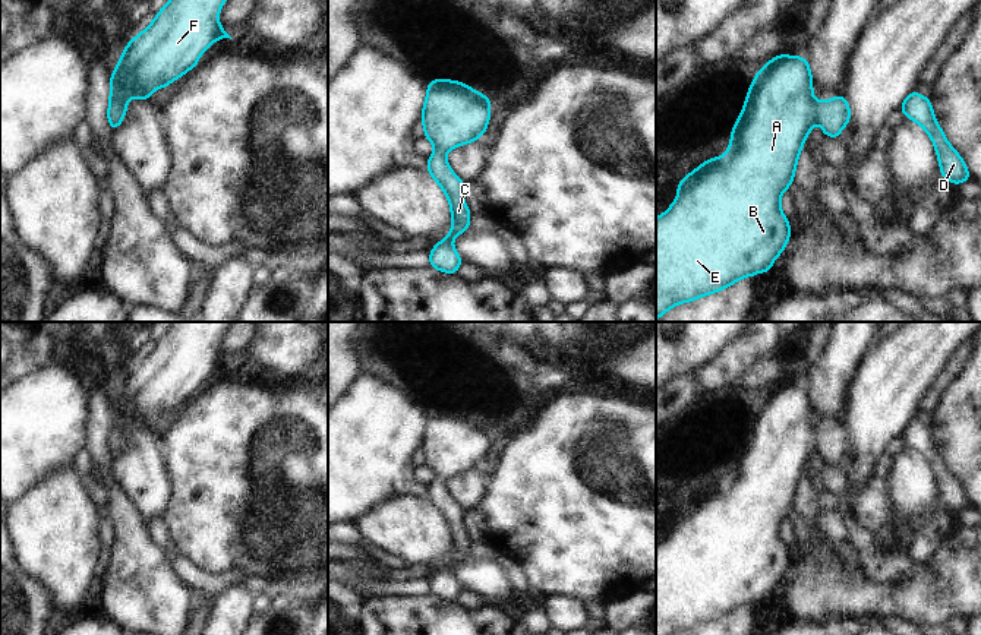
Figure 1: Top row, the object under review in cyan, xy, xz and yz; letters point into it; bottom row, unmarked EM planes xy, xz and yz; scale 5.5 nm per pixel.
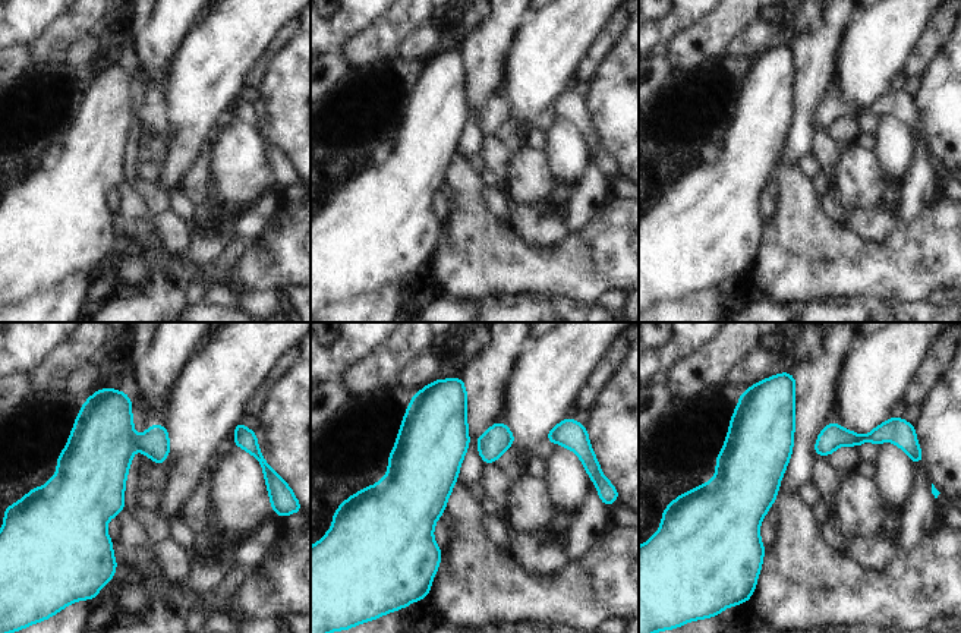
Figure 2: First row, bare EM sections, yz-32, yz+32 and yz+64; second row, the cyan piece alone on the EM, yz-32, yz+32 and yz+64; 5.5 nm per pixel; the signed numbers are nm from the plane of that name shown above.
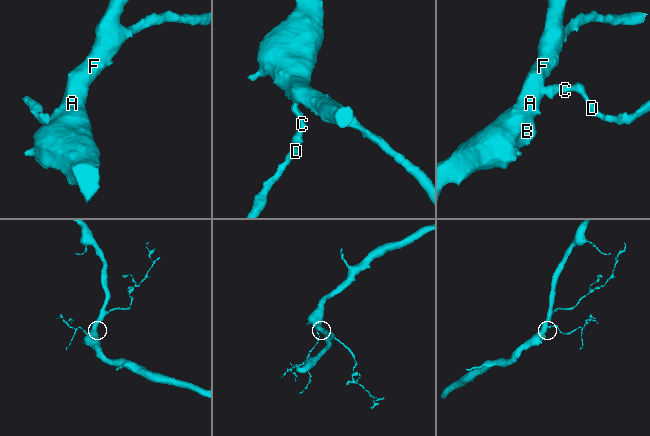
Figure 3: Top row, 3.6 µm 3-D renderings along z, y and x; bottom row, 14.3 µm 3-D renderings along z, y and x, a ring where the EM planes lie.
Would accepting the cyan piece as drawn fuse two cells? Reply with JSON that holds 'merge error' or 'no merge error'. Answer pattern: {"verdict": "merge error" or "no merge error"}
{"verdict": "no merge error"}

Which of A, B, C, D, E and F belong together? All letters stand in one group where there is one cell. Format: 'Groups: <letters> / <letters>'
Groups: A B C D E F.

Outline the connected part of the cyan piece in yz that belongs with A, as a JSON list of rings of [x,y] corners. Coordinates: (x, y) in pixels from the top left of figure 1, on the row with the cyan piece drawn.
[[[779,54],[758,70],[758,73],[754,76],[754,80],[751,82],[751,86],[748,88],[748,95],[745,97],[742,113],[739,114],[736,124],[732,127],[729,149],[720,158],[710,158],[709,161],[704,161],[684,180],[679,180],[675,202],[668,208],[665,214],[656,218],[656,320],[676,304],[694,301],[703,296],[717,293],[735,284],[739,278],[753,277],[758,272],[769,272],[772,269],[773,260],[782,255],[792,233],[789,228],[789,219],[780,211],[780,195],[794,183],[798,155],[804,146],[807,136],[811,132],[813,123],[817,121],[827,138],[839,138],[842,129],[851,120],[849,108],[851,107],[848,101],[842,95],[826,101],[814,99],[810,64],[808,60],[799,56]]]

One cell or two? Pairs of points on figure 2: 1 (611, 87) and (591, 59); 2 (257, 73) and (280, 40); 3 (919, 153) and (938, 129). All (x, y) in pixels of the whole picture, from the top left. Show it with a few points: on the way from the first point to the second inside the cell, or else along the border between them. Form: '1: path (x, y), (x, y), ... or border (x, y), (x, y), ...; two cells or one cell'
1: border (618, 41), (595, 69); two cells
2: path (262, 65), (274, 49); one cell
3: border (923, 132), (932, 154); two cells

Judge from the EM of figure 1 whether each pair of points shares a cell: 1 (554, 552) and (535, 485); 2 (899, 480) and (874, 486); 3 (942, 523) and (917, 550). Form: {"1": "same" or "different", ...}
{"1": "same", "2": "different", "3": "same"}

